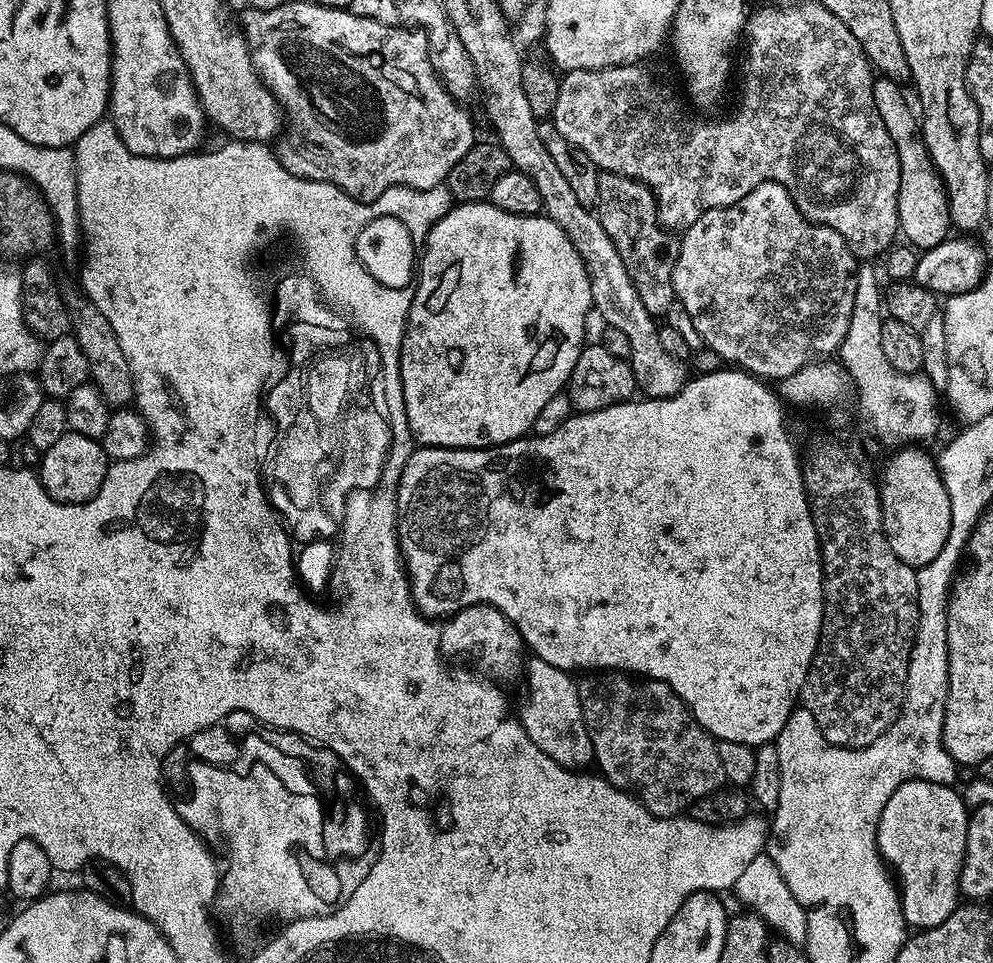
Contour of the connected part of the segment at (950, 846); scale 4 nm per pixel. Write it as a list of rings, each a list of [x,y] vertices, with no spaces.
[[[908,780],[906,785],[908,788],[899,784],[894,790],[889,798],[892,804],[886,802],[888,812],[880,815],[876,843],[881,856],[888,852],[884,860],[889,856],[904,856],[894,867],[896,872],[904,868],[904,873],[898,876],[902,885],[904,923],[923,930],[946,922],[958,907],[956,896],[961,895],[960,871],[964,868],[970,812],[964,809],[965,797],[961,793],[960,797],[955,787],[925,780]]]

